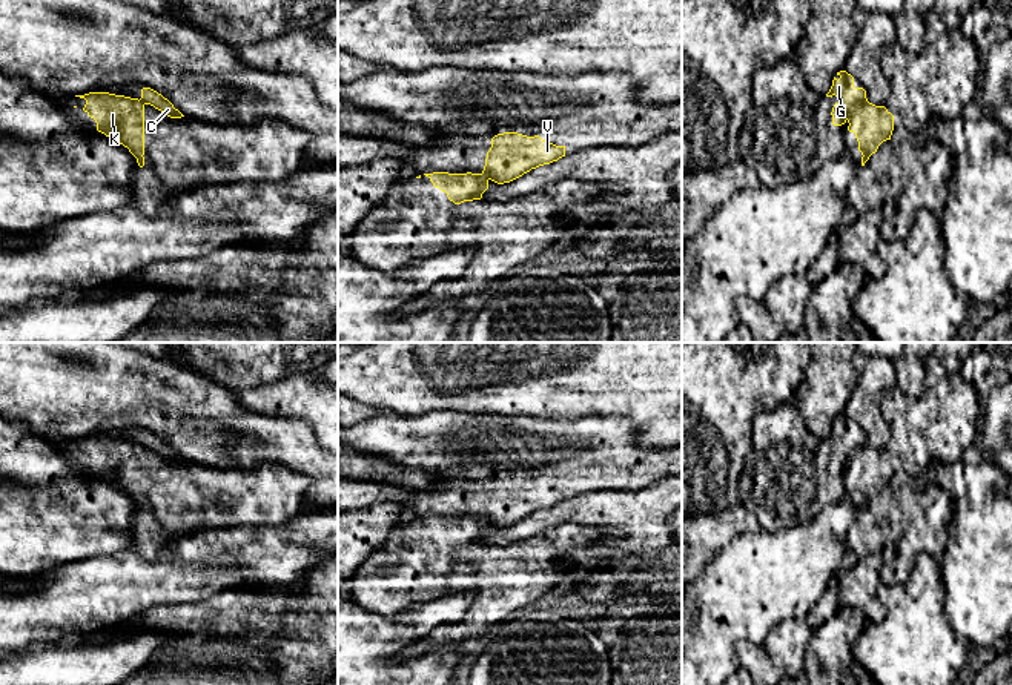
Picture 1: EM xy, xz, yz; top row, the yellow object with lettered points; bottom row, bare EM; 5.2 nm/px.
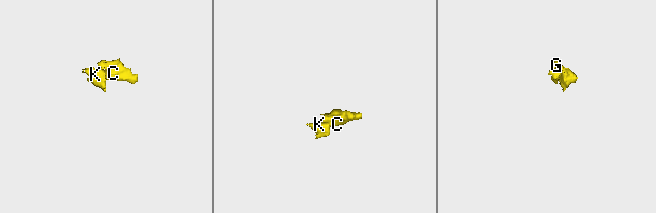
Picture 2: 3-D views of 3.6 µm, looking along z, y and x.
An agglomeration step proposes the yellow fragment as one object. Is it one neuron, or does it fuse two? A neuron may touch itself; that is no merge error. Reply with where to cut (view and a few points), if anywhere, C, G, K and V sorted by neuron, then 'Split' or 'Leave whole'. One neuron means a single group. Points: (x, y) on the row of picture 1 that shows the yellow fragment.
Split along yz (866, 99), (846, 119). Groups: C G V / K. Split

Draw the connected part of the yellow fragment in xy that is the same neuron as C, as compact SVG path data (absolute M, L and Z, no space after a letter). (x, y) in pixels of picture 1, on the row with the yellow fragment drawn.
M143 88L141 89L141 98L140 98L144 104L150 104L155 109L161 111L163 114L166 114L170 118L181 118L184 117L178 109L174 108L174 104L164 98L161 94L158 94L157 91L150 89L150 88Z

